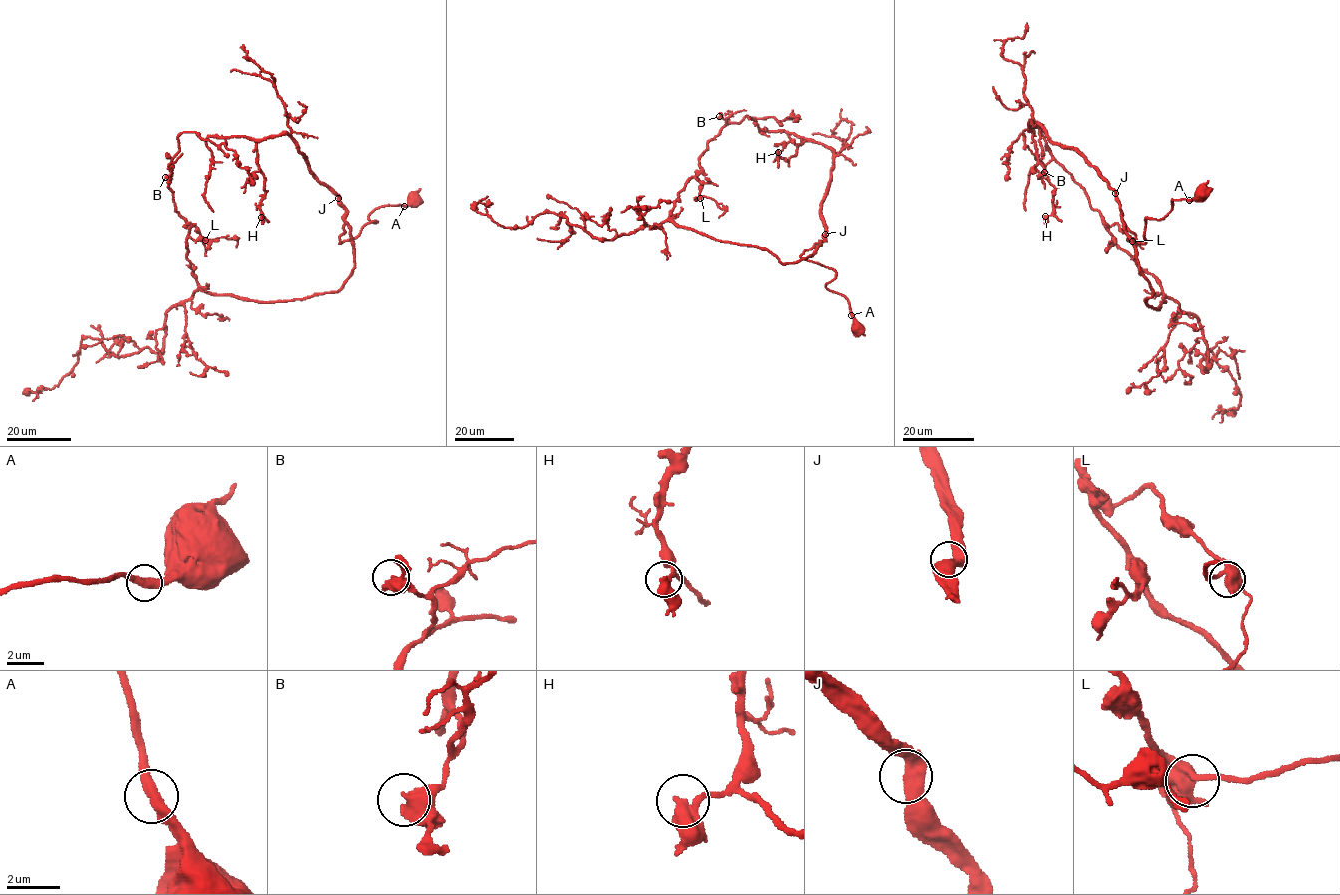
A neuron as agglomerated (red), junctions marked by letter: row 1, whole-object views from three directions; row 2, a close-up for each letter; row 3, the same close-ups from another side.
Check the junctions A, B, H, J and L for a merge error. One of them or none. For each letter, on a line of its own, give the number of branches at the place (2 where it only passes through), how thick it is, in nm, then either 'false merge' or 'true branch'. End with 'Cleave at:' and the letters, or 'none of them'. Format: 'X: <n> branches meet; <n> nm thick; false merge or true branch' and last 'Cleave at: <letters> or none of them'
A: 2 branches meet; 440 nm thick; true branch
B: 2 branches meet; 460 nm thick; true branch
H: 2 branches meet; 440 nm thick; true branch
J: 2 branches meet; 460 nm thick; true branch
L: 2 branches meet; 550 nm thick; true branch
Cleave at: none of them

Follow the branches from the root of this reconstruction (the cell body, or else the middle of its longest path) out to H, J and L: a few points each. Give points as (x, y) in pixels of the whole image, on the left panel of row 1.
H: (414, 200), (378, 207), (368, 217), (377, 222), (339, 243), (346, 207), (283, 133), (257, 142), (261, 217)
J: (414, 200), (378, 207), (368, 217), (377, 222), (340, 243), (346, 208), (338, 198)
L: (414, 200), (339, 243), (345, 223), (352, 273), (307, 298), (205, 291), (185, 225), (205, 240)

